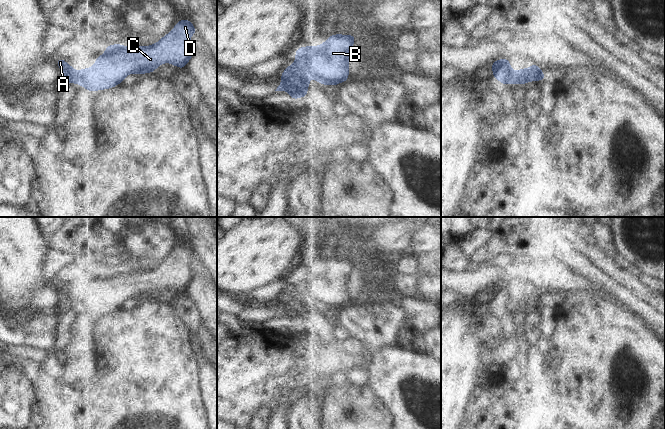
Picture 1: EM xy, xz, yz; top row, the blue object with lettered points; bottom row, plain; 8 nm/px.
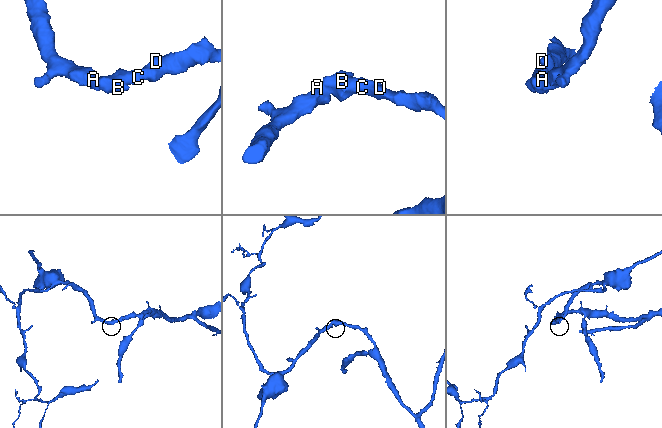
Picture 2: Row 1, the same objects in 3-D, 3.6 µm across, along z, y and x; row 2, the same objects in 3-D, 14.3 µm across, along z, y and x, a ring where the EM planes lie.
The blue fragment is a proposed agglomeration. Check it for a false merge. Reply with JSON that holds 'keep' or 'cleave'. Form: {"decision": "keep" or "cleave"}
{"decision": "keep"}

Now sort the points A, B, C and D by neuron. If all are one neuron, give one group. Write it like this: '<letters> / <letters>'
A B C D

